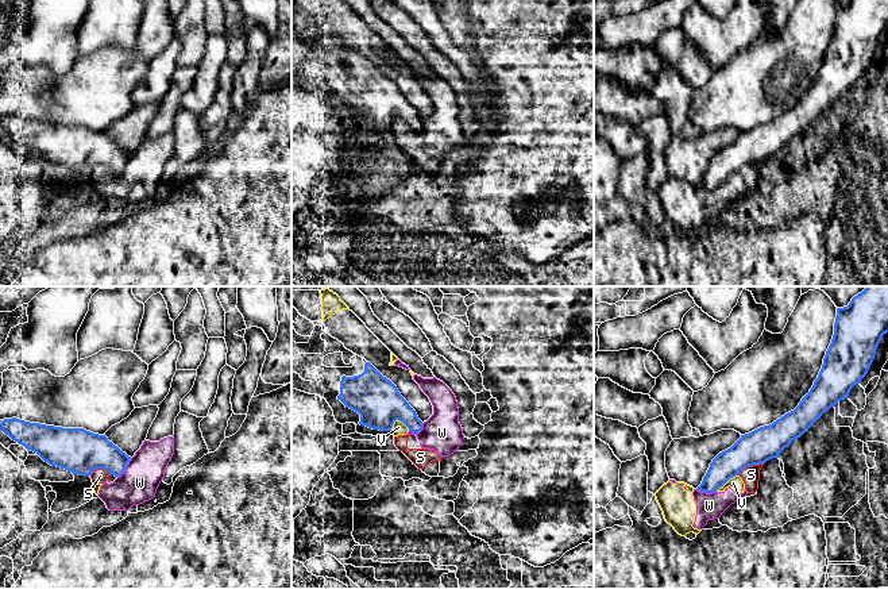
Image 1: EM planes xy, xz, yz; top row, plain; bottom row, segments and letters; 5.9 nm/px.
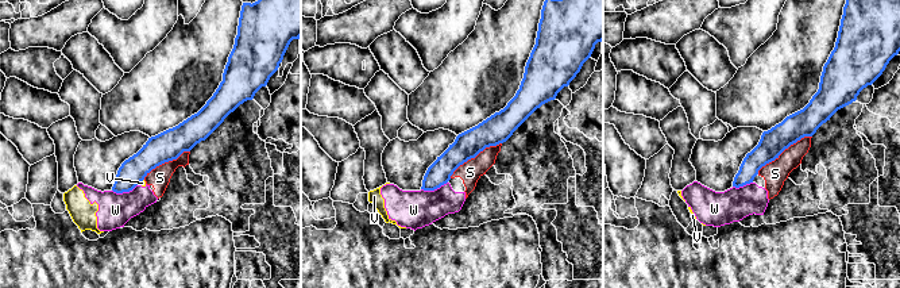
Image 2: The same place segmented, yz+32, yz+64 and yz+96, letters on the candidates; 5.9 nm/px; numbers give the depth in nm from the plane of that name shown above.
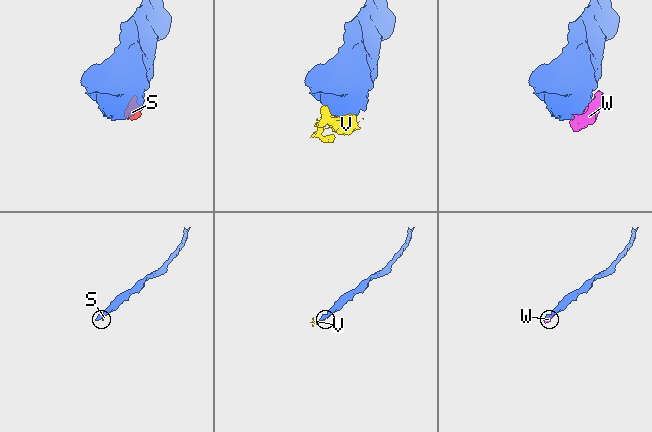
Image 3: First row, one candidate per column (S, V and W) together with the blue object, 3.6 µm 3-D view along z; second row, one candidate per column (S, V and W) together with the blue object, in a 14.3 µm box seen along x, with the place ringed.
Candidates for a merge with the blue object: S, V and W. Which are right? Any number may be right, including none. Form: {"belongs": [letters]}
{"belongs": []}

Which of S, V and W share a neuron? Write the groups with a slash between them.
S V W

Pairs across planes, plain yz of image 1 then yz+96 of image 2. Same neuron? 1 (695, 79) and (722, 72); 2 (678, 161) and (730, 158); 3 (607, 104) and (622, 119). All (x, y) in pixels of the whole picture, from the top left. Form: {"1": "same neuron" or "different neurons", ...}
{"1": "same neuron", "2": "same neuron", "3": "different neurons"}

